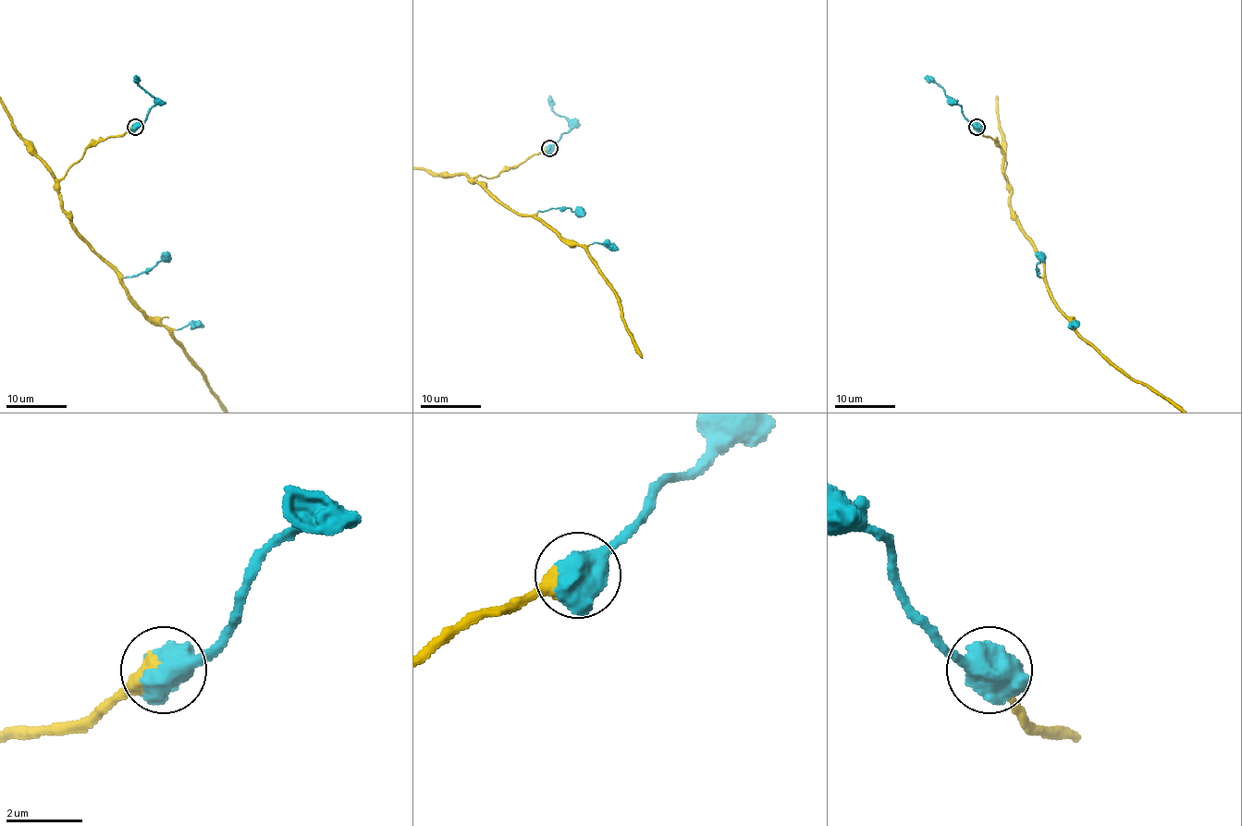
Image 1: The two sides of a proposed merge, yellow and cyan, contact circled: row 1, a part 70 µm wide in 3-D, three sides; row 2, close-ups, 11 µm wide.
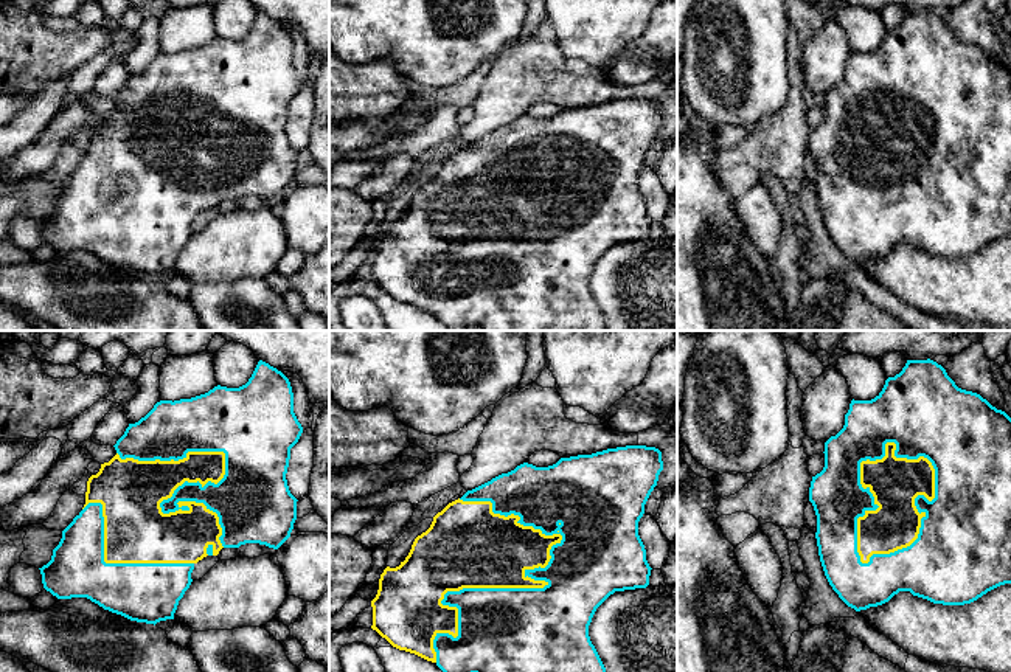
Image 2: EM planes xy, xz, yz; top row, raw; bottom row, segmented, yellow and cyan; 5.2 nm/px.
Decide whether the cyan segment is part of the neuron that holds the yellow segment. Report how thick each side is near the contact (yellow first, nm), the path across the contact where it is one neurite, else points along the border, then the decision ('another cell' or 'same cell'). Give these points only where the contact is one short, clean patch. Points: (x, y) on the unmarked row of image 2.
calibres 440 and 460 nm; same cell

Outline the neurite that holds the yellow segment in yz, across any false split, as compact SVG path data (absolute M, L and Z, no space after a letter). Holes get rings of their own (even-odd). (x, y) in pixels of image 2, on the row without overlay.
M927 11L927 12L907 12L905 19L899 26L895 29L888 29L885 33L885 37L882 43L871 53L851 53L849 62L845 67L845 78L843 81L836 87L831 88L825 95L825 120L820 126L812 129L811 140L809 140L809 154L814 158L815 168L817 168L817 199L818 199L818 208L820 214L825 223L825 228L832 239L832 242L839 247L839 250L856 264L867 262L870 259L877 259L885 255L888 255L895 247L899 244L910 244L913 248L927 251L933 256L943 256L943 258L964 258L977 253L988 244L1011 236L1011 70L1002 64L992 59L986 51L983 51L980 47L961 42L955 37L955 34L947 28L946 22L938 17L936 14Z

